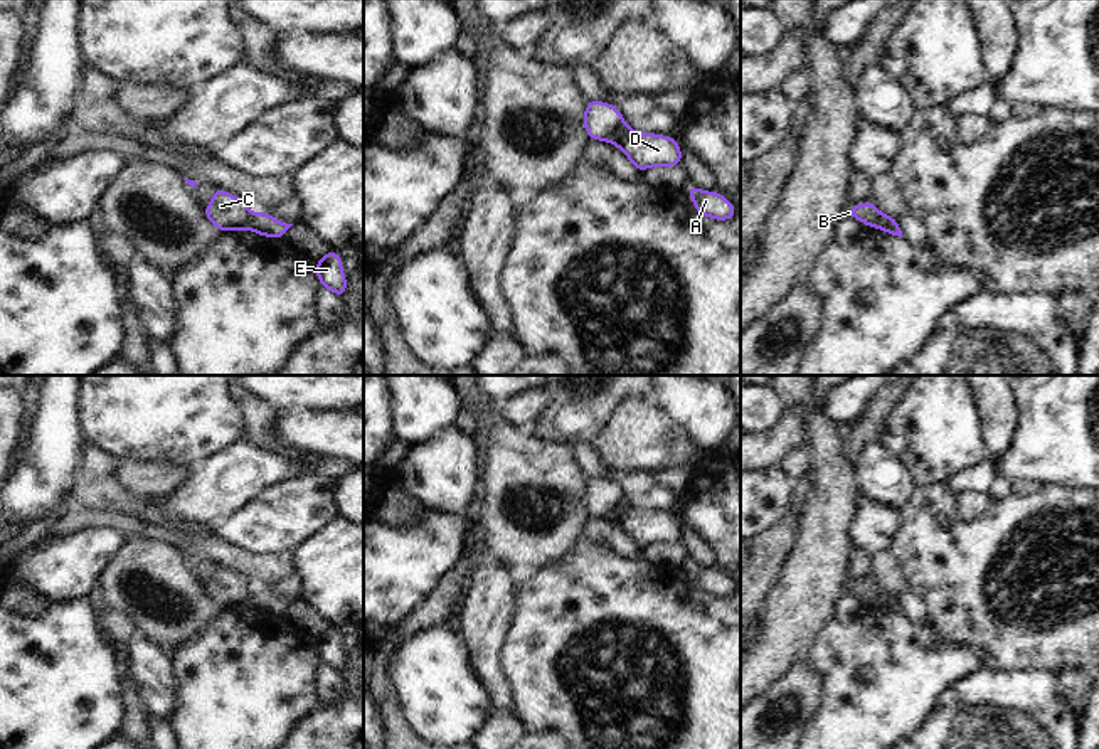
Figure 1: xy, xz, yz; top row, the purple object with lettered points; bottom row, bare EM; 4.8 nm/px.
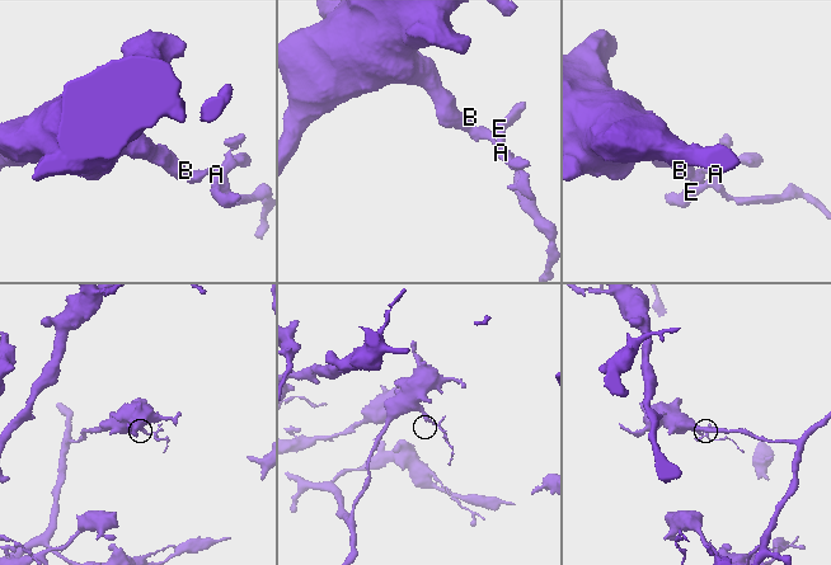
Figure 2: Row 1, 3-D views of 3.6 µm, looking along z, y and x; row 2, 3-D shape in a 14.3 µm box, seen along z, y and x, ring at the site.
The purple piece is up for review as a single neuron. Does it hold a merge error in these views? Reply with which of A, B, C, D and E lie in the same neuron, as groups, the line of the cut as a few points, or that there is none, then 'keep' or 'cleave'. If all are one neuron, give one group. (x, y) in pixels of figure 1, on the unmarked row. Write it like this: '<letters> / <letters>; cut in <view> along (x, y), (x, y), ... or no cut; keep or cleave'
A D E / B C; cut in xz along (628, 507), (616, 522); cleave

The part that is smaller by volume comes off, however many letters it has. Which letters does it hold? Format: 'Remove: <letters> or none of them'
Remove: A, D, E.

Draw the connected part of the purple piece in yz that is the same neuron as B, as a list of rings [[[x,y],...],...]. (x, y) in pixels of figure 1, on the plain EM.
[[[873,577],[862,579],[855,584],[845,586],[845,594],[855,594],[868,604],[877,604],[879,592],[880,592],[880,589],[879,589],[877,582],[873,581]]]

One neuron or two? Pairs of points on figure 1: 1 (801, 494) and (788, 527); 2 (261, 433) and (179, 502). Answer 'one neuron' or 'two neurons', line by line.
1: one neuron
2: two neurons

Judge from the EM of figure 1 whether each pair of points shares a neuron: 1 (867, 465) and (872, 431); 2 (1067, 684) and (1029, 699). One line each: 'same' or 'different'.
1: different
2: different

